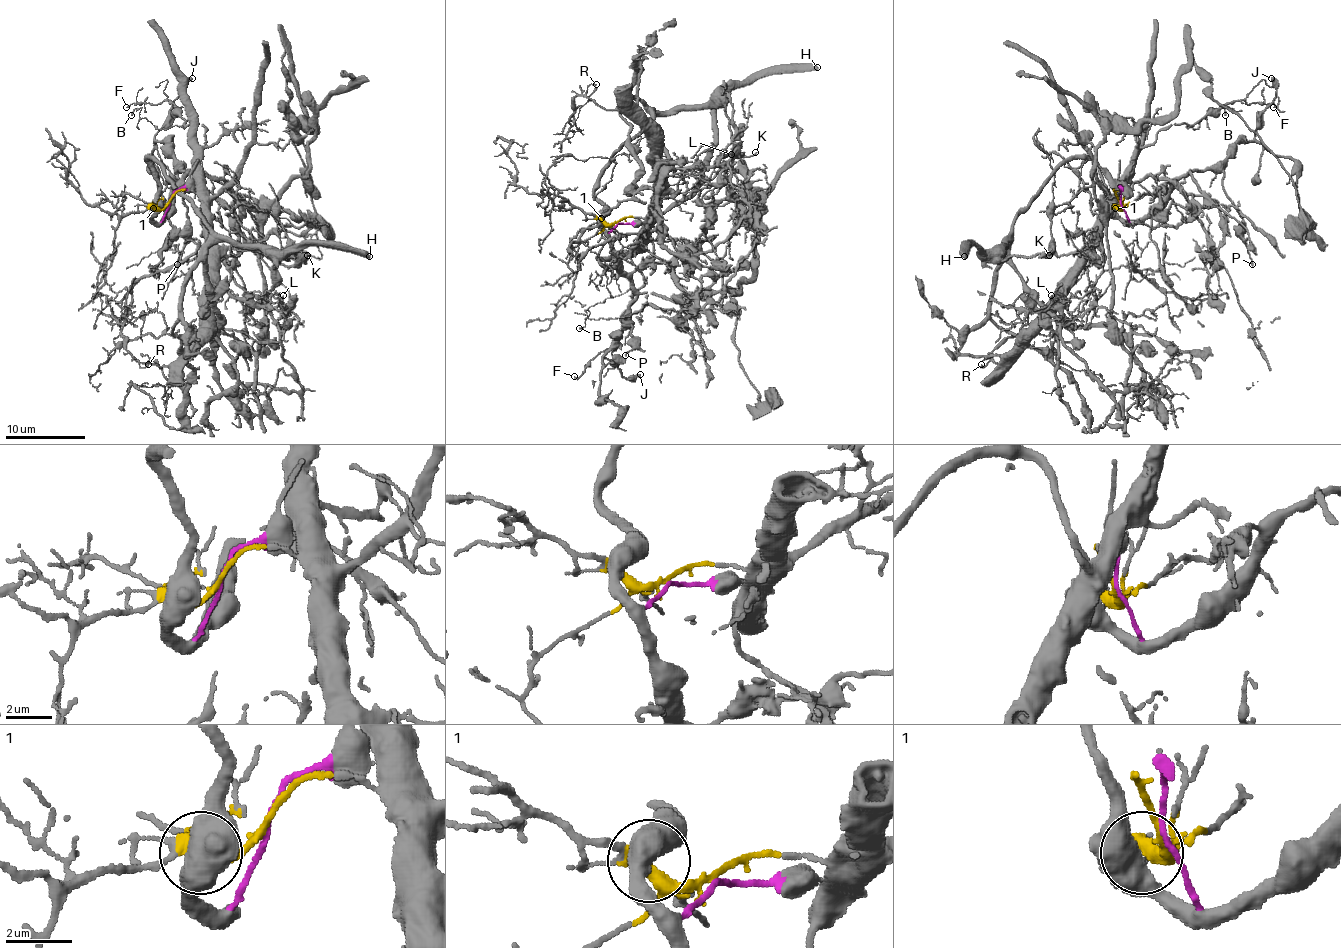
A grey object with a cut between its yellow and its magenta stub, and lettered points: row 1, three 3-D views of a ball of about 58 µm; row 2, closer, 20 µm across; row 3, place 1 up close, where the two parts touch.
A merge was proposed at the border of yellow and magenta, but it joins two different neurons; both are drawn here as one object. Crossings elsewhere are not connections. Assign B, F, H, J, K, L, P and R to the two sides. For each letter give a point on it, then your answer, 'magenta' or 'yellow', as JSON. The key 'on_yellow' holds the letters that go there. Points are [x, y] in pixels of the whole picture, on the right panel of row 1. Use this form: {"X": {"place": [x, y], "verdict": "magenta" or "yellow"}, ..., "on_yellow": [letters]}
{"B": {"place": [1225, 115], "verdict": "yellow"}, "F": {"place": [1273, 107], "verdict": "yellow"}, "H": {"place": [964, 256], "verdict": "magenta"}, "J": {"place": [1271, 78], "verdict": "magenta"}, "K": {"place": [1049, 255], "verdict": "magenta"}, "L": {"place": [1051, 295], "verdict": "yellow"}, "P": {"place": [1252, 264], "verdict": "magenta"}, "R": {"place": [981, 364], "verdict": "yellow"}, "on_yellow": ["B", "F", "L", "R"]}

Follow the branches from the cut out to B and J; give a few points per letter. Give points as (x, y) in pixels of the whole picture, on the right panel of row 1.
B: (1120, 203), (1114, 191), (1130, 157), (1150, 145), (1162, 127), (1196, 129), (1210, 107), (1222, 107), (1226, 115)
J: (1120, 203), (1130, 221), (1140, 221), (1192, 171), (1214, 169), (1238, 143), (1248, 143), (1276, 96), (1272, 78)

